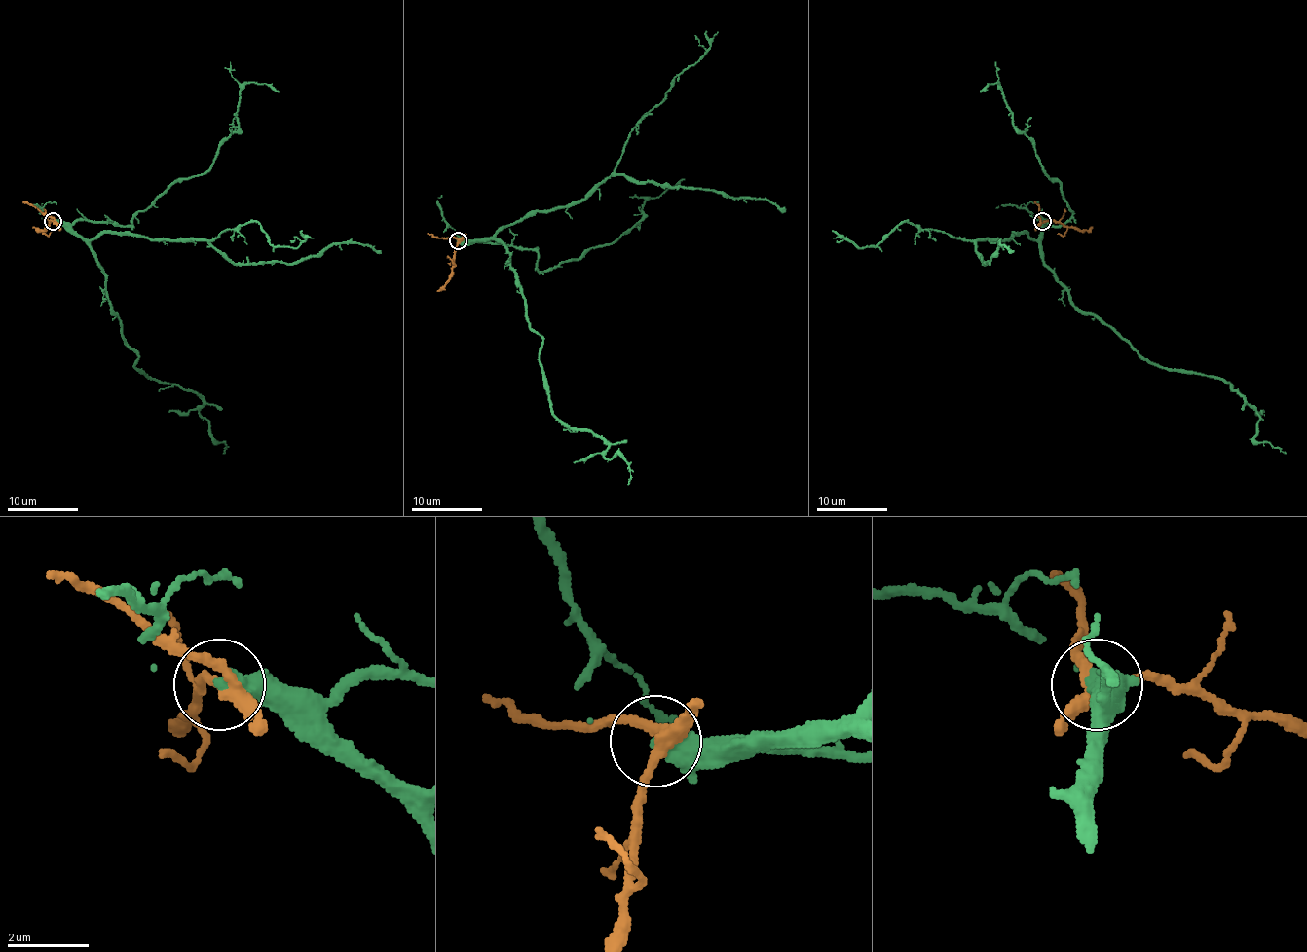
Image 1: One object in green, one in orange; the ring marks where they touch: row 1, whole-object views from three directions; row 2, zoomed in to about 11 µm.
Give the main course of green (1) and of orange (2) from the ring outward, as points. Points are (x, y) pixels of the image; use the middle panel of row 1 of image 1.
1: (457, 241), (510, 252), (551, 411), (606, 441), (627, 484)
2: (457, 241), (452, 276), (437, 291)

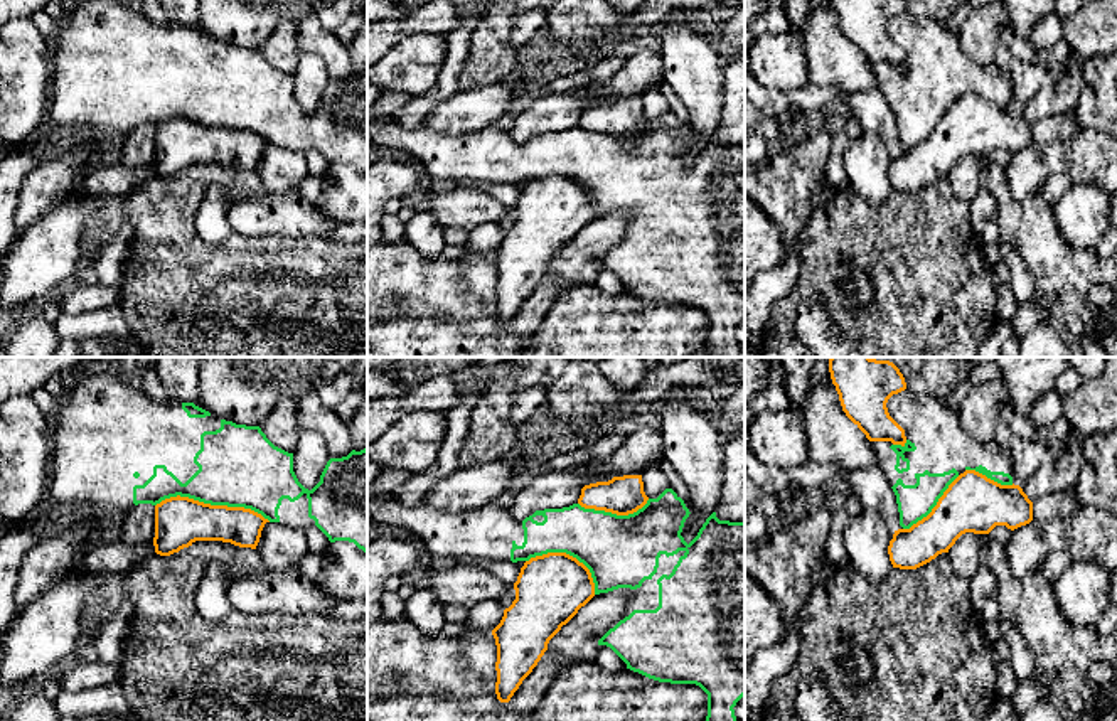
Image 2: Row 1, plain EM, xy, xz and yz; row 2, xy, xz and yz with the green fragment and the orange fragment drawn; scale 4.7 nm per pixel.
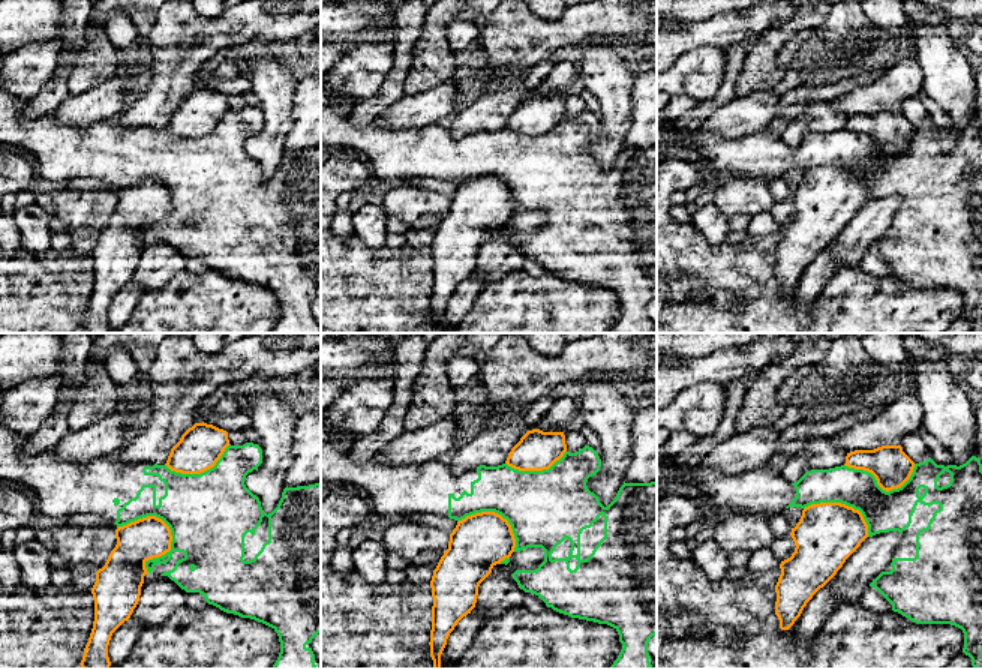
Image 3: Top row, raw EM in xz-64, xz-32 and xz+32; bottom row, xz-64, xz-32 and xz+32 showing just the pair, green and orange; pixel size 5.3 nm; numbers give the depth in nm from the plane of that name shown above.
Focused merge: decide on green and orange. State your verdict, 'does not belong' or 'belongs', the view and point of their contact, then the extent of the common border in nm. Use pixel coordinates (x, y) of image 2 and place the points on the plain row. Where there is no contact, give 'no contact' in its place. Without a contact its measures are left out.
does not belong; meets green in xy at (213, 127); contact 550 nm long

